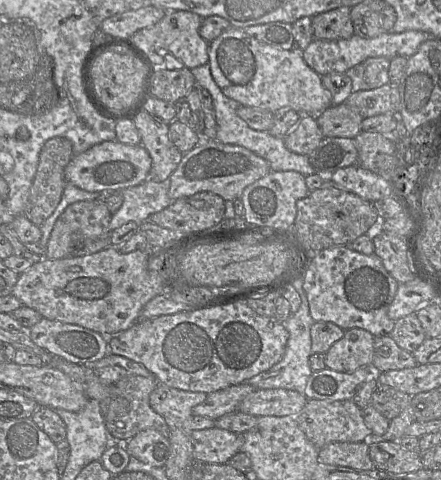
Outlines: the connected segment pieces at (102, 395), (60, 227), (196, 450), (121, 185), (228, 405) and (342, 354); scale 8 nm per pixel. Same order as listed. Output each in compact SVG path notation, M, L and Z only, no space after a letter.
M57 355L55 359L52 359L50 367L61 371L80 384L89 399L99 402L107 430L115 438L127 441L145 429L157 430L168 438L169 427L165 419L153 410L149 402L151 392L159 383L156 378L127 374L115 384L104 384L99 379L97 372L89 366L67 361Z
M102 198L68 205L53 226L43 256L72 257L84 242L109 237L111 215Z
M216 426L190 433L195 462L227 463L242 446L242 435Z
M104 141L74 155L65 168L65 180L82 190L105 194L143 183L149 178L151 165L151 157L143 146Z
M247 382L232 385L225 389L207 394L206 399L193 408L193 415L216 420L221 416L236 411L239 404L254 388Z
M362 328L345 330L341 339L337 340L325 353L324 361L327 368L339 372L354 372L361 367L370 367L374 351L375 337Z

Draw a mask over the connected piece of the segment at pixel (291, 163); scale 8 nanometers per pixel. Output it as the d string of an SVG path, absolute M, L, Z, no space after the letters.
M208 64L190 69L194 75L197 87L205 88L212 96L214 103L214 115L217 123L215 140L224 144L242 146L258 156L264 158L273 171L297 171L304 176L316 174L316 169L311 165L307 155L301 155L290 151L284 138L275 137L269 132L254 130L237 114L240 104L224 95L214 81Z

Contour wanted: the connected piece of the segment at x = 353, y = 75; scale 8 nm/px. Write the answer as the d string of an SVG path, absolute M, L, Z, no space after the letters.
M369 57L348 69L345 74L352 81L353 91L370 90L390 83L389 65L389 58Z

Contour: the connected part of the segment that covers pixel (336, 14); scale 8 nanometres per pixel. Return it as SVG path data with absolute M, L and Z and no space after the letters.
M342 6L312 17L314 38L326 40L347 39L355 34L351 7Z

